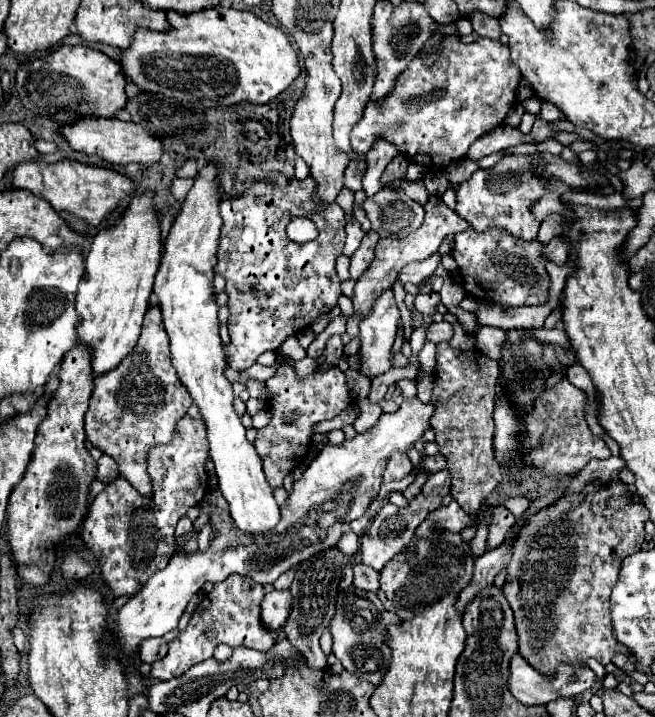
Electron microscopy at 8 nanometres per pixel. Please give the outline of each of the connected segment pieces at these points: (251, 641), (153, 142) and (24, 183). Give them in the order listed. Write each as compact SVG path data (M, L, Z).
M228 576L224 582L214 584L212 592L208 592L208 606L196 608L190 618L190 624L178 634L176 640L168 644L168 654L152 664L150 678L154 680L172 680L182 676L190 666L212 656L218 644L228 644L232 648L246 646L254 650L270 650L276 644L278 632L270 632L264 628L260 620L260 602L264 598L262 584L250 580L248 576Z
M86 116L86 120L76 120L74 124L60 126L60 134L66 138L66 142L70 144L72 150L84 152L88 156L90 154L98 154L102 160L106 160L108 164L114 164L114 166L124 166L124 164L130 164L130 162L136 162L136 164L154 164L162 156L162 142L158 138L154 138L150 132L146 132L144 128L140 128L140 124L122 122L118 118L106 118L106 120L102 120L100 116Z
M58 160L58 162L26 162L14 168L12 188L22 188L34 196L52 204L56 212L72 212L74 216L98 226L106 214L110 214L120 200L128 198L136 188L134 182L110 168L88 166L76 160Z

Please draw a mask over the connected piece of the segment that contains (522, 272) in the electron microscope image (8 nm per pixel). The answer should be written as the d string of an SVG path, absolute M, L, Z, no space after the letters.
M468 228L454 236L454 260L458 262L458 270L464 280L464 288L480 300L494 300L504 306L532 306L532 304L544 304L548 300L548 288L550 288L550 276L544 268L546 258L542 258L542 248L538 240L526 242L516 236L510 236L508 232L502 232L502 228L490 228L486 232L474 232L474 228Z

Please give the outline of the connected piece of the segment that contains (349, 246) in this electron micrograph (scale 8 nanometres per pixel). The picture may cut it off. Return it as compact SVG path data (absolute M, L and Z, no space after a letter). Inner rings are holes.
M346 214L346 244L344 244L344 254L346 256L352 256L354 254L354 250L360 246L360 242L362 242L362 238L364 238L364 232L362 232L362 228L360 228L360 222L354 218L354 216L350 216L350 214Z

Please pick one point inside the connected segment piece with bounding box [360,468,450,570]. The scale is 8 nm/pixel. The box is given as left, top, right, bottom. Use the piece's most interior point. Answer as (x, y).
(390, 531)

